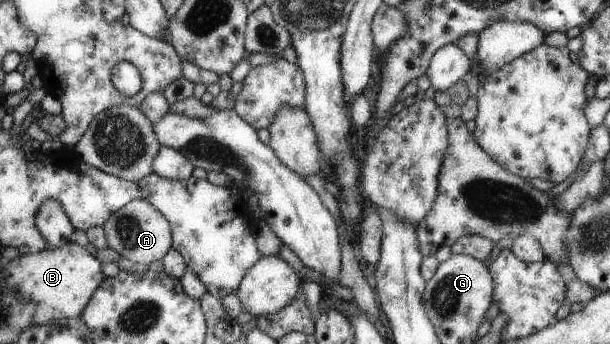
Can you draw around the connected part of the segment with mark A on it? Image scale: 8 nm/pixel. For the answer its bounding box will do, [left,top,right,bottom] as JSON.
[101,200,173,266]

